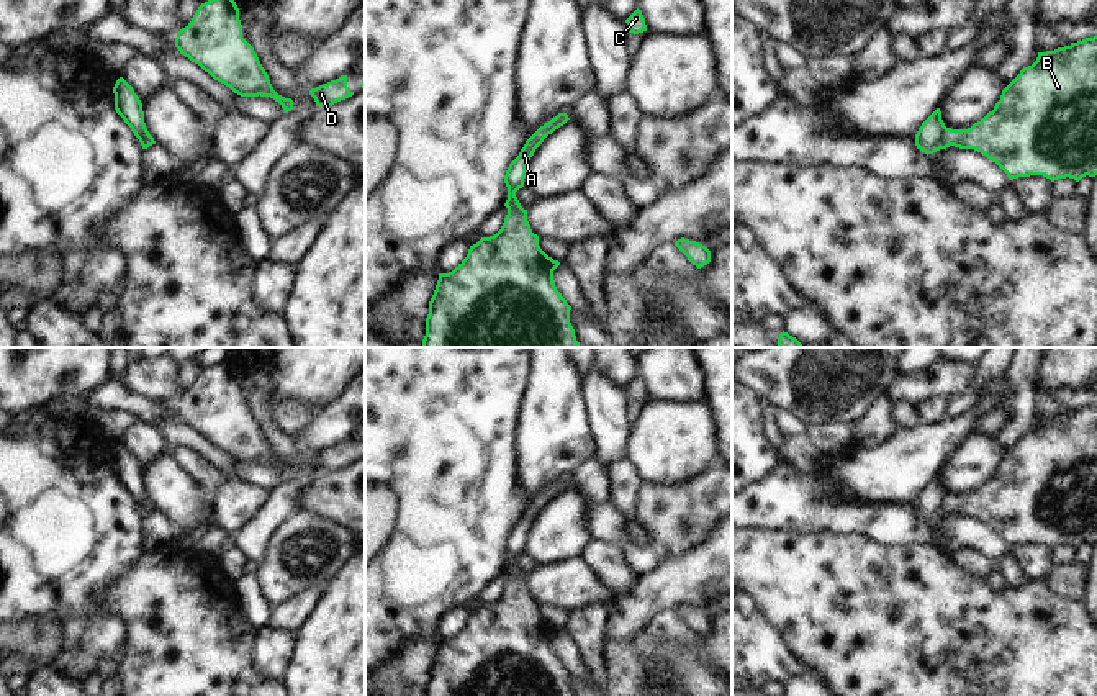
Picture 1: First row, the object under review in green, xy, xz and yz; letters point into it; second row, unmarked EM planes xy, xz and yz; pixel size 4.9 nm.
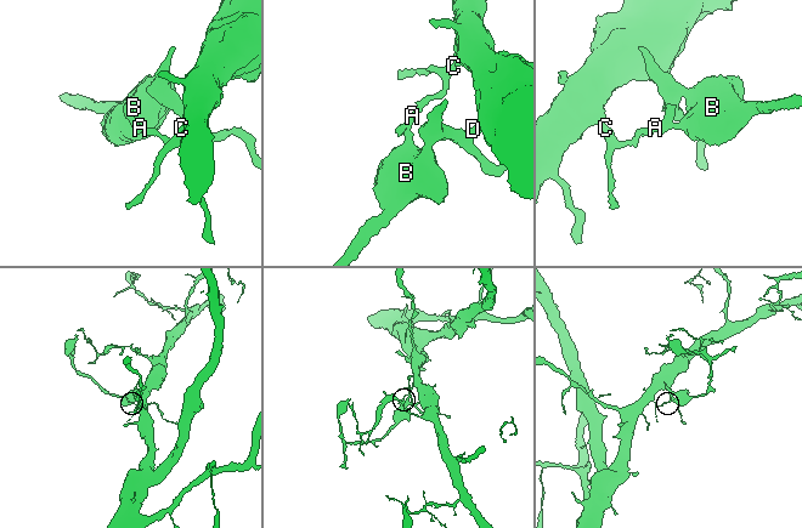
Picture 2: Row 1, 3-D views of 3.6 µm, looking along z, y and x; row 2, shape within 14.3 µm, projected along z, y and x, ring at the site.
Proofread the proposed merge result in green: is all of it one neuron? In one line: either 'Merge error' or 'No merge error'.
Merge error.

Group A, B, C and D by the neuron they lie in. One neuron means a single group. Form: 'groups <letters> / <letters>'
groups A C / B D

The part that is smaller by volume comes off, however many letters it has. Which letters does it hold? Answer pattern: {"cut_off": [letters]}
{"cut_off": ["B", "D"]}

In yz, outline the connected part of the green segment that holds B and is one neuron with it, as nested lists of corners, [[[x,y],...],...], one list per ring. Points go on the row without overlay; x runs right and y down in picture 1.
[[[1097,403],[1054,418],[1036,427],[1002,457],[994,477],[968,496],[945,495],[941,516],[974,516],[995,529],[1009,547],[1043,542],[1051,549],[1097,542]]]

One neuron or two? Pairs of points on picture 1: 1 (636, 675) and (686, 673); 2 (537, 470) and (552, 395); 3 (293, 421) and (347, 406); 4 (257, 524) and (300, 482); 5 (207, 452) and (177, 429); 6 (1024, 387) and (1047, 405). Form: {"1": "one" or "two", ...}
{"1": "one", "2": "one", "3": "two", "4": "one", "5": "one", "6": "two"}

